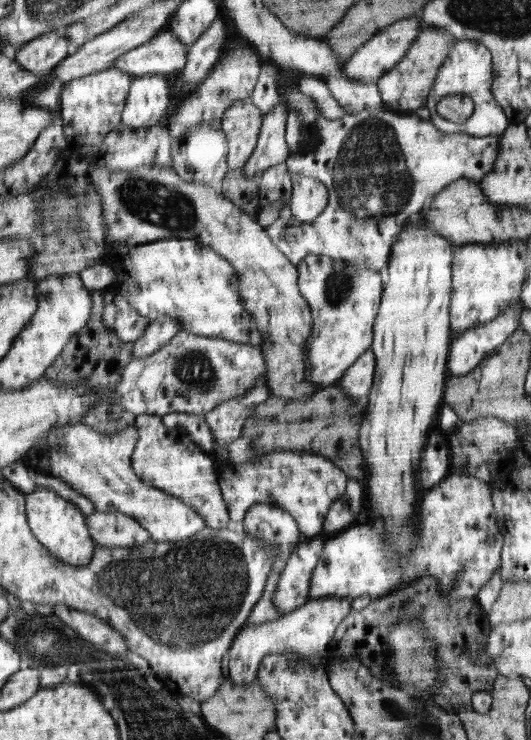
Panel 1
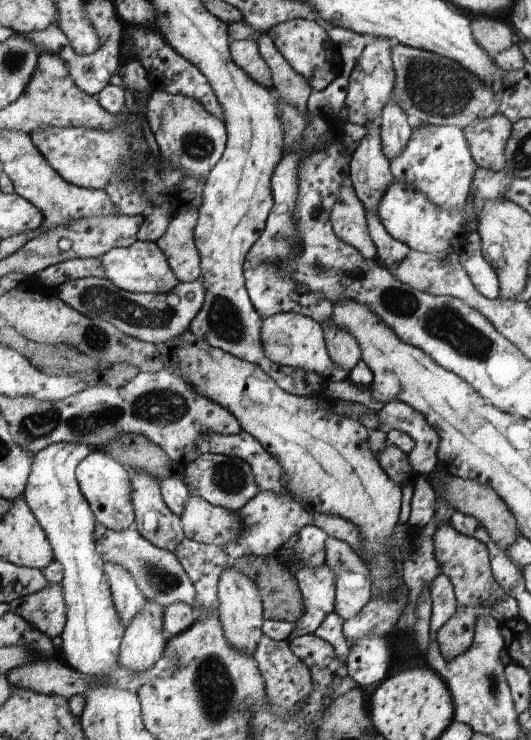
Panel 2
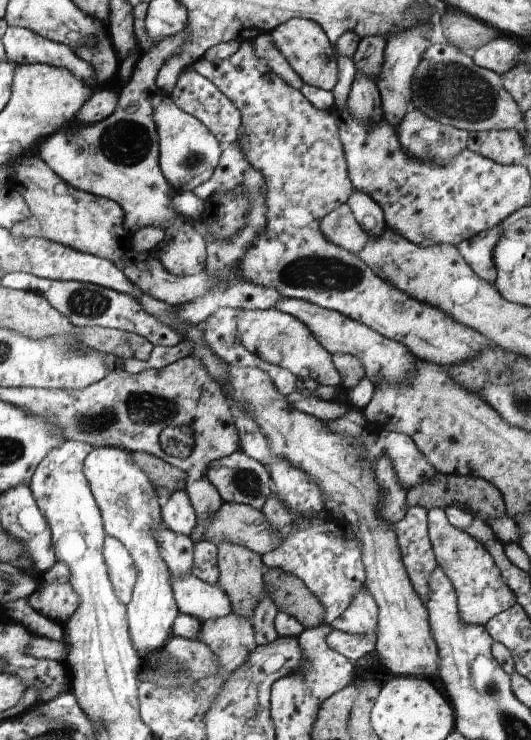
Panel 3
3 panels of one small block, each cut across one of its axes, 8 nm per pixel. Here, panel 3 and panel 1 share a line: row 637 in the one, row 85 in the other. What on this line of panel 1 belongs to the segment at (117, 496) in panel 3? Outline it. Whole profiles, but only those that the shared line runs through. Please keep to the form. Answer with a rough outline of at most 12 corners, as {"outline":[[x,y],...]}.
{"outline":[[164,75],[134,77],[122,123],[150,128],[170,106]]}

